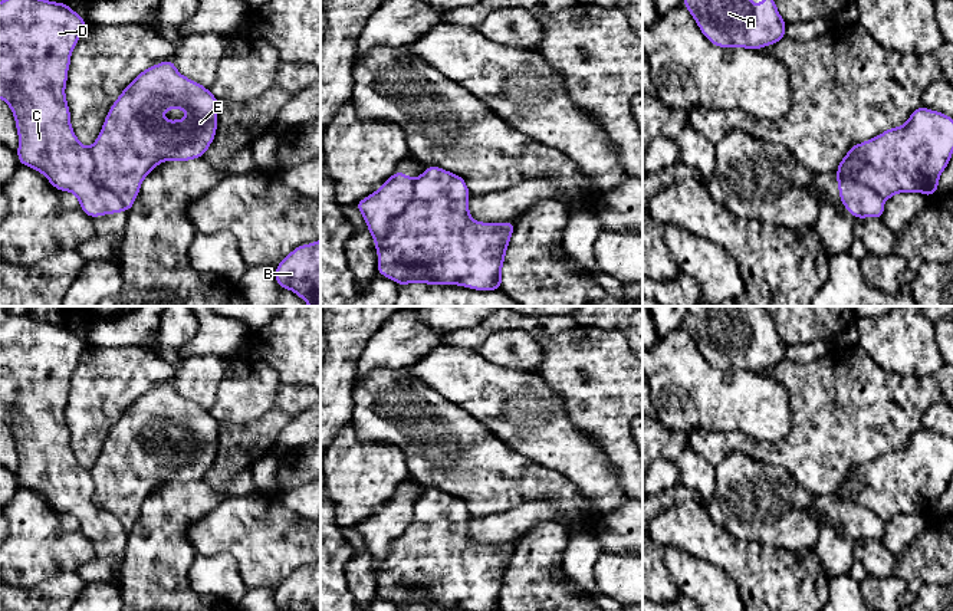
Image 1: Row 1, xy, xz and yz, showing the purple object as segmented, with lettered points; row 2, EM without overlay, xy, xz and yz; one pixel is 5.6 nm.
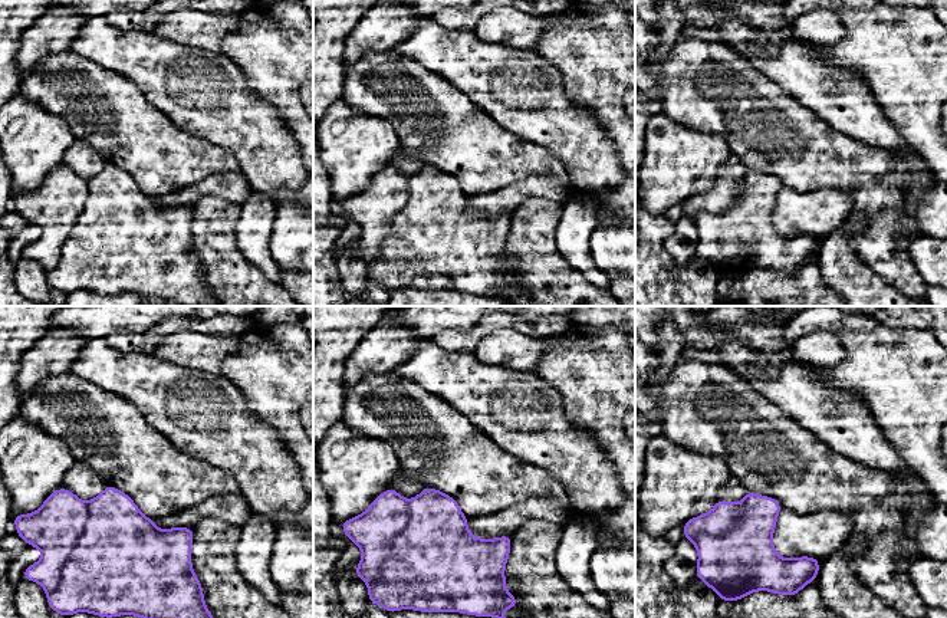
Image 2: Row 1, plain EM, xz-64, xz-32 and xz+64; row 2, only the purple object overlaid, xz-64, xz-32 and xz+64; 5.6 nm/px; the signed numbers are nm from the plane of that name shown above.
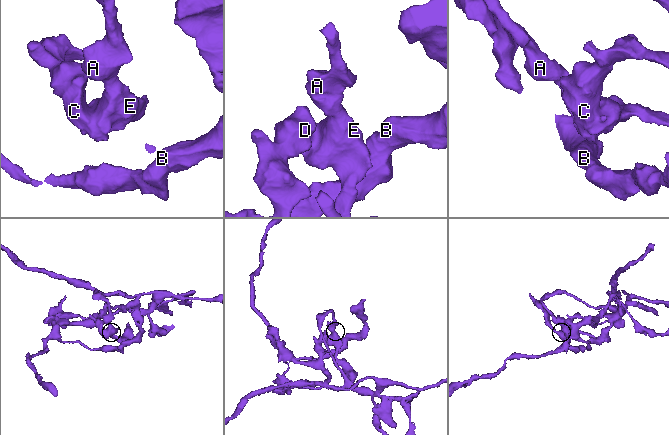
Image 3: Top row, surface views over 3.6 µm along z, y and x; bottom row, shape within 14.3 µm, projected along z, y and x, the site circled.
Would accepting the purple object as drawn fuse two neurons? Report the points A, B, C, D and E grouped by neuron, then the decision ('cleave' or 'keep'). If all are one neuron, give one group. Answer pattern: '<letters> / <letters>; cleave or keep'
A E / B C D; cleave

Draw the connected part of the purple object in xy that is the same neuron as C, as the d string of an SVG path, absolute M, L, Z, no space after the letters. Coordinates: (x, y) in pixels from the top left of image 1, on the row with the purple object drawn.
M3 0L0 3L0 98L10 106L19 135L19 164L37 170L57 191L69 191L79 198L79 208L91 219L124 211L119 198L92 180L93 160L70 125L70 109L65 88L70 55L75 50L86 20L65 1L50 0Z

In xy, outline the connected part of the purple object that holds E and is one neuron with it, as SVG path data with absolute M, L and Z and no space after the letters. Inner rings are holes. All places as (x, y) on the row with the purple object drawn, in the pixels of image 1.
M172 59L162 60L145 70L129 82L118 99L109 106L102 129L89 151L93 160L92 180L96 185L105 187L114 193L124 206L124 211L129 211L139 194L144 178L164 161L191 161L204 157L217 132L218 99L201 83L183 76ZM167 109L184 109L187 119L168 121L162 119Z

